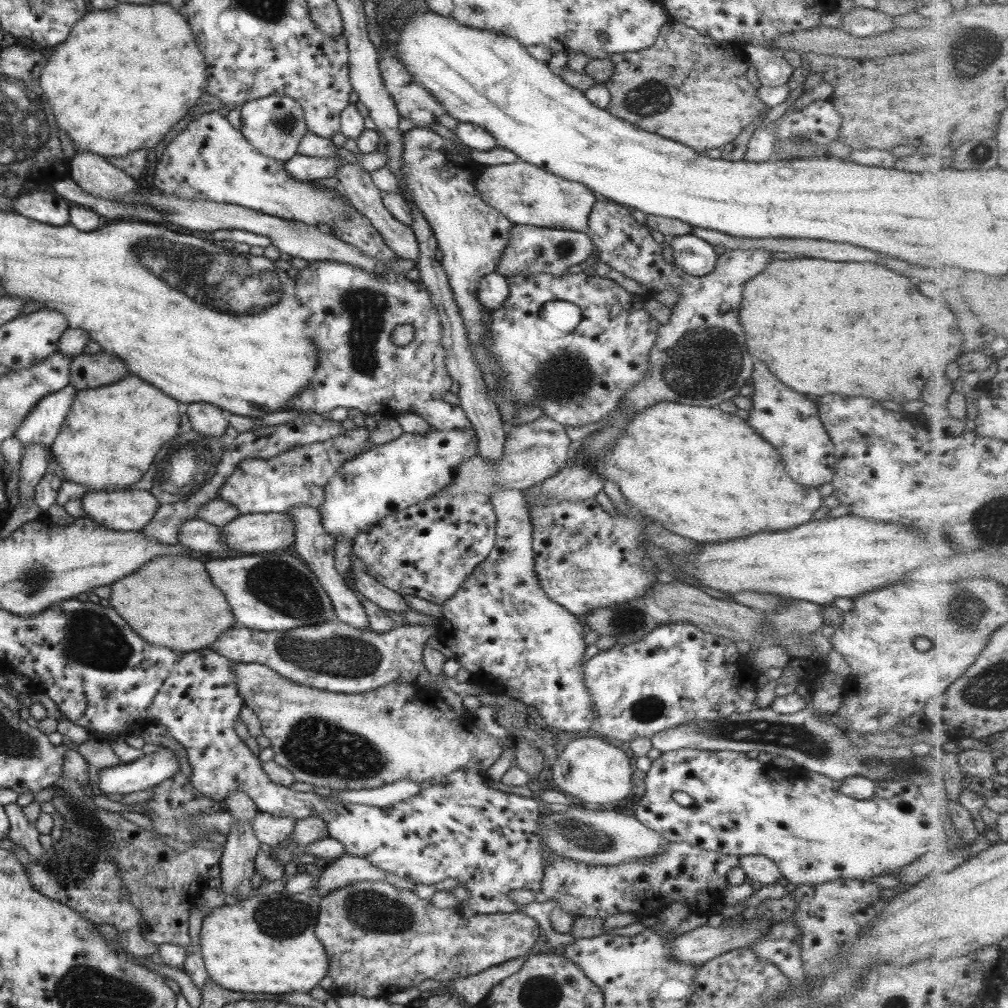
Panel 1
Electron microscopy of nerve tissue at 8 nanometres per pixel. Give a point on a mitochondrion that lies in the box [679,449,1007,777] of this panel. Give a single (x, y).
(970, 609)

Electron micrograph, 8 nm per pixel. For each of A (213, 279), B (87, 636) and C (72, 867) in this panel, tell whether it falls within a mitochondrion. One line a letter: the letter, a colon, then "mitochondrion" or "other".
A: mitochondrion
B: mitochondrion
C: mitochondrion

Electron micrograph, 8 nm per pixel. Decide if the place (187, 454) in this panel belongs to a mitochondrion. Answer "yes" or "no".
yes

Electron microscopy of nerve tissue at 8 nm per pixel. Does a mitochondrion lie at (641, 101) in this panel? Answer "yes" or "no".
yes

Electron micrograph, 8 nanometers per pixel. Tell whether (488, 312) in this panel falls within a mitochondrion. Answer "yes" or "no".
no

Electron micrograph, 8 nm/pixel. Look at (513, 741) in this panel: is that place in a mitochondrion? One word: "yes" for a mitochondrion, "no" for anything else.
no

